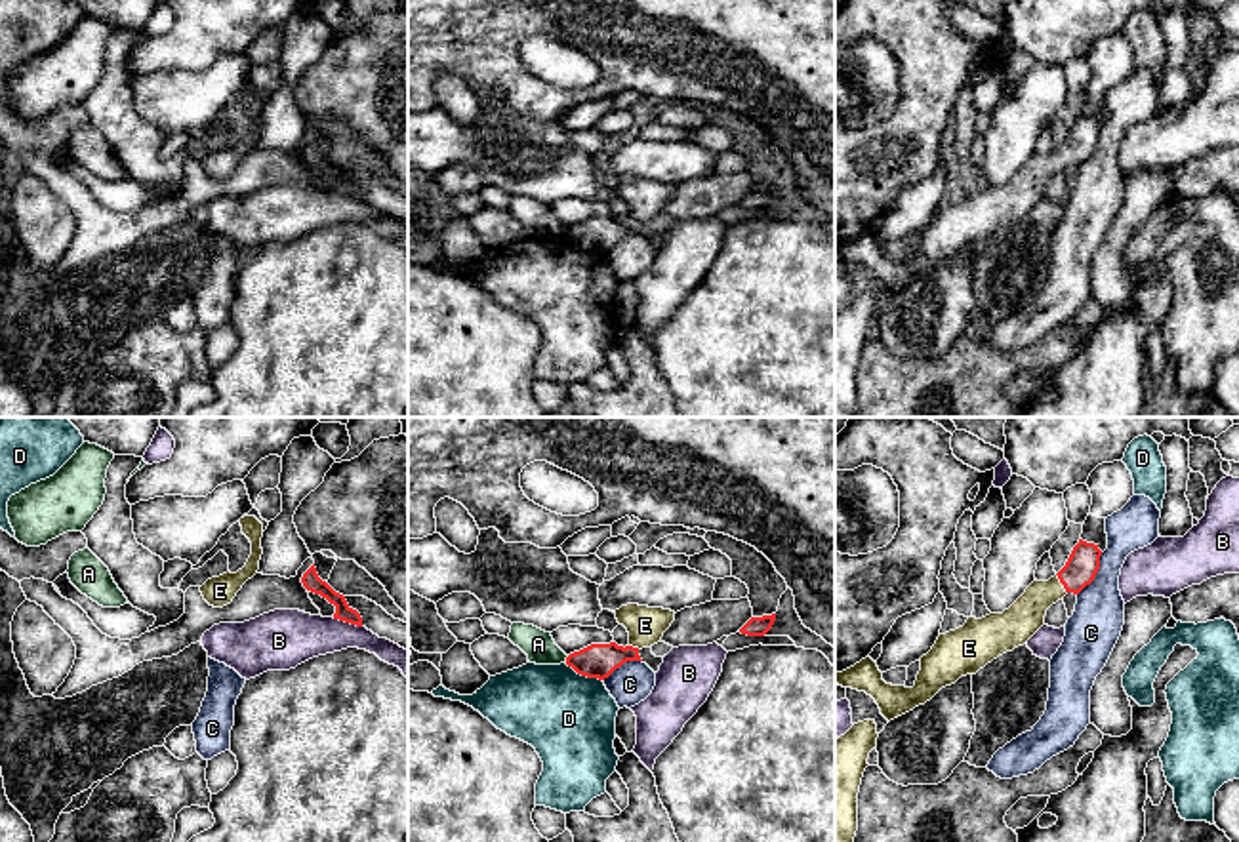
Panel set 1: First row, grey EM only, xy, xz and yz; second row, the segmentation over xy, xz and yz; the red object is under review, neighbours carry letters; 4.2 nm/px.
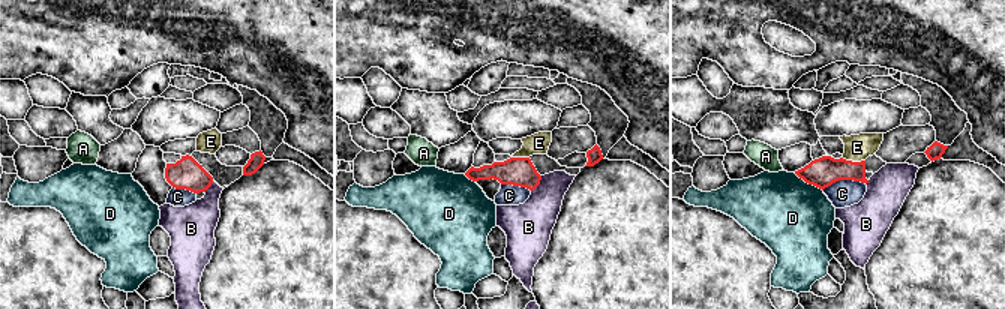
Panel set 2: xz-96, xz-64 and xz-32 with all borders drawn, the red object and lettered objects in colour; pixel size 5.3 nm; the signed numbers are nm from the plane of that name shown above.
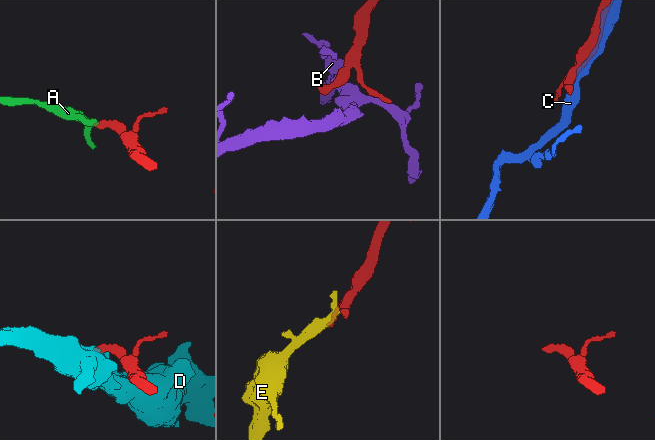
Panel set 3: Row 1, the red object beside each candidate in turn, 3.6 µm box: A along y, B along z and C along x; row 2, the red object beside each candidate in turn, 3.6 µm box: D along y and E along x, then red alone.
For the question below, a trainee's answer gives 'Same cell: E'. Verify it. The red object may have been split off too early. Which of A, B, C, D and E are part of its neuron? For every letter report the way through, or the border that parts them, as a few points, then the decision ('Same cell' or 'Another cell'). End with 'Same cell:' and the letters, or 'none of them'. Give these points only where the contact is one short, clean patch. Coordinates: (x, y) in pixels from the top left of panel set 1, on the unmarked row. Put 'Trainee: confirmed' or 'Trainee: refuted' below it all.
A: Boundary: xz (568, 229), (565, 235). Another cell
B: Another cell
C: Another cell
D: Boundary: xz (565, 237), (582, 248), (601, 254). Another cell
E: Path across: yz (1083, 136), (1060, 155), (1026, 189). Same cell
Same cell: E
Trainee: confirmed

